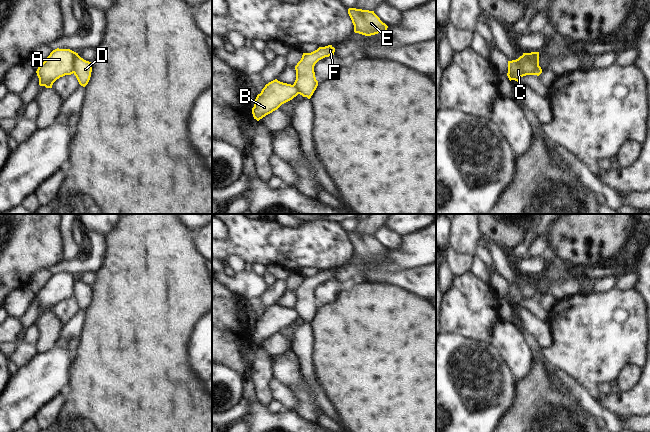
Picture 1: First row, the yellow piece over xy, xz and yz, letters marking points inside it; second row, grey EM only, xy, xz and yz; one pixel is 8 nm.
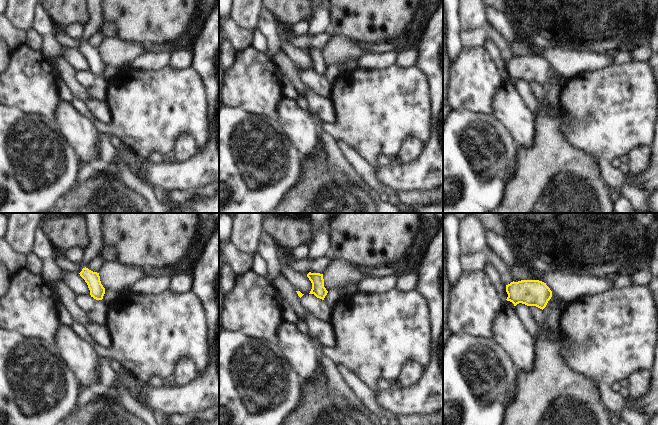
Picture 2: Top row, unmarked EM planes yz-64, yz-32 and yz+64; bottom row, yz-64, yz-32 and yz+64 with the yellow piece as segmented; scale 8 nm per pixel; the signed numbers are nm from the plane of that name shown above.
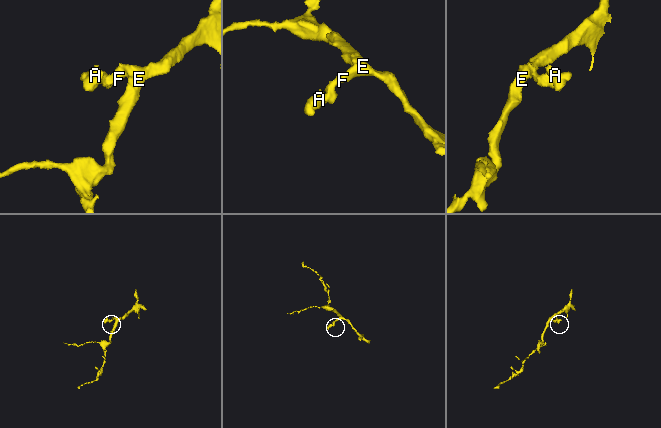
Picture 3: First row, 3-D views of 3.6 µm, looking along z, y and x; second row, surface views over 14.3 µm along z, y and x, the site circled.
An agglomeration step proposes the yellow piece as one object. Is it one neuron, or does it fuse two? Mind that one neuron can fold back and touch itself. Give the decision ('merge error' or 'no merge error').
merge error

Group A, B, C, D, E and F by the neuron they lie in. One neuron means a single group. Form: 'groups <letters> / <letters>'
groups A B / C D E F

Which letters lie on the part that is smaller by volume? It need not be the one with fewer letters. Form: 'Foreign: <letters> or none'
Foreign: A, B

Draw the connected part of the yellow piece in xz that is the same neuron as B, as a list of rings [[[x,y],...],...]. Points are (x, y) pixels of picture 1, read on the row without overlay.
[[[277,303],[269,306],[255,323],[252,338],[259,345],[299,318],[297,311]]]

